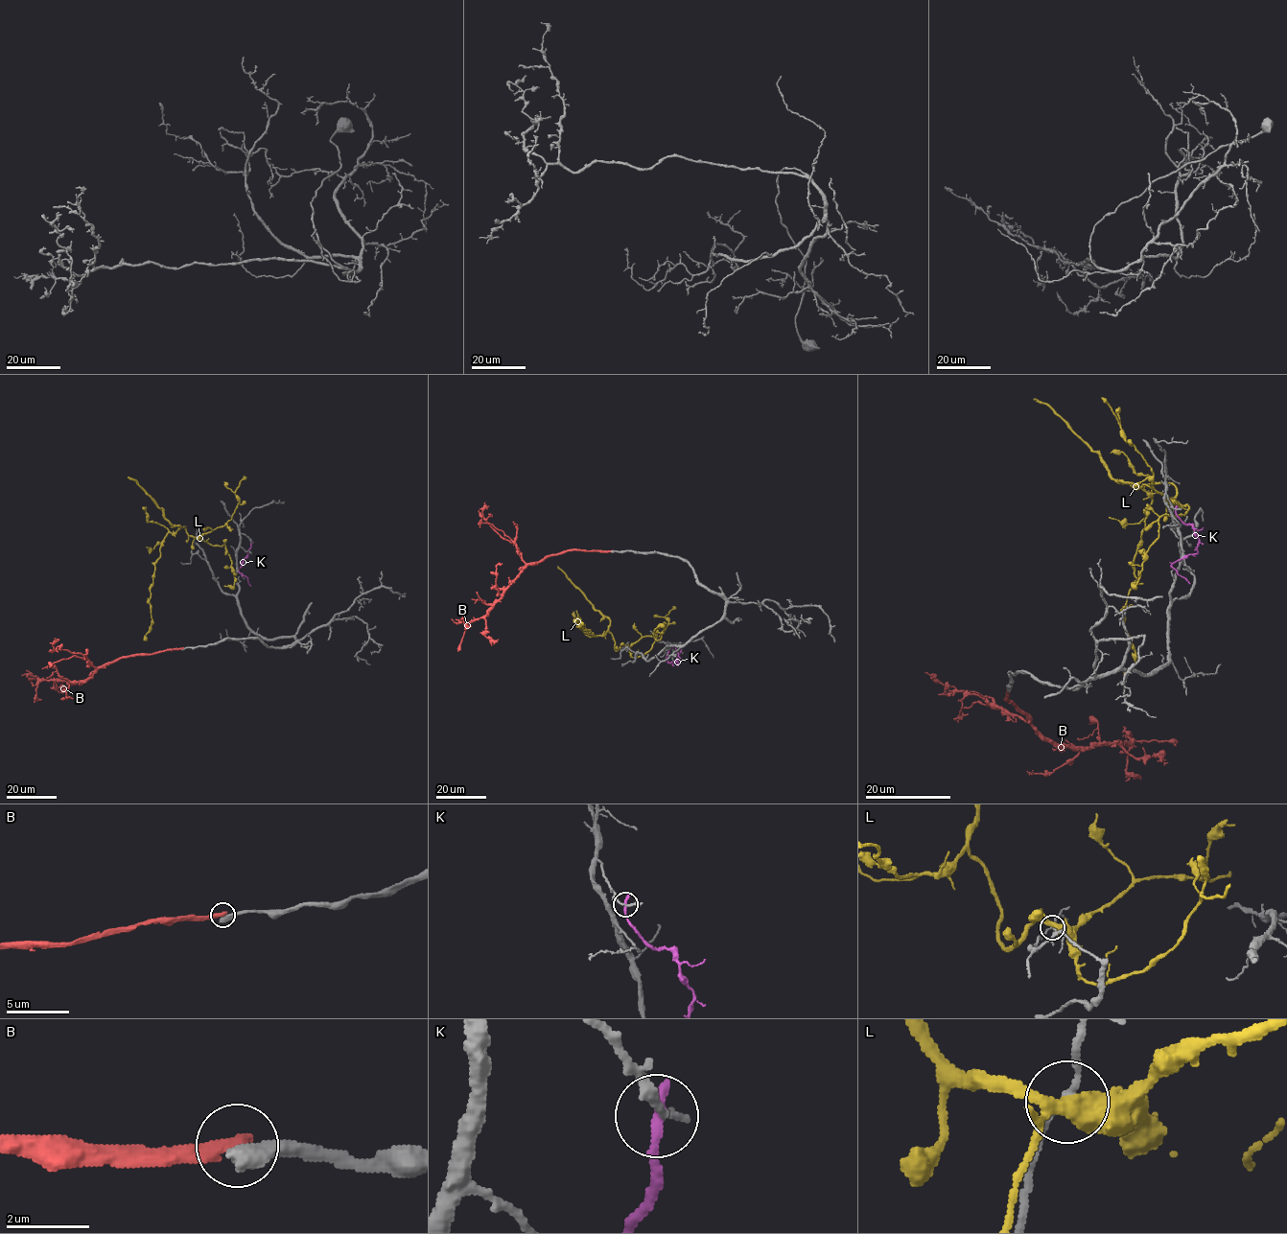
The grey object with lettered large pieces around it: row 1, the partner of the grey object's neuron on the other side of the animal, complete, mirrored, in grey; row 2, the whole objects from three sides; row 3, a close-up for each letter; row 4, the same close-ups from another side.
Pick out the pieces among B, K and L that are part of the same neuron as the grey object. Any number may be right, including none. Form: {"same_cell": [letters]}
{"same_cell": []}

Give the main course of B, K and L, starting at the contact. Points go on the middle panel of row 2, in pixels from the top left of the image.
B: (612, 550), (565, 550), (529, 563), (484, 616), (475, 618), (466, 627), (457, 651)
K: (681, 650), (672, 663), (667, 661), (666, 654), (674, 647), (680, 658)
L: (625, 646), (616, 650), (608, 631), (595, 636), (581, 626), (580, 619), (577, 626), (573, 619)

